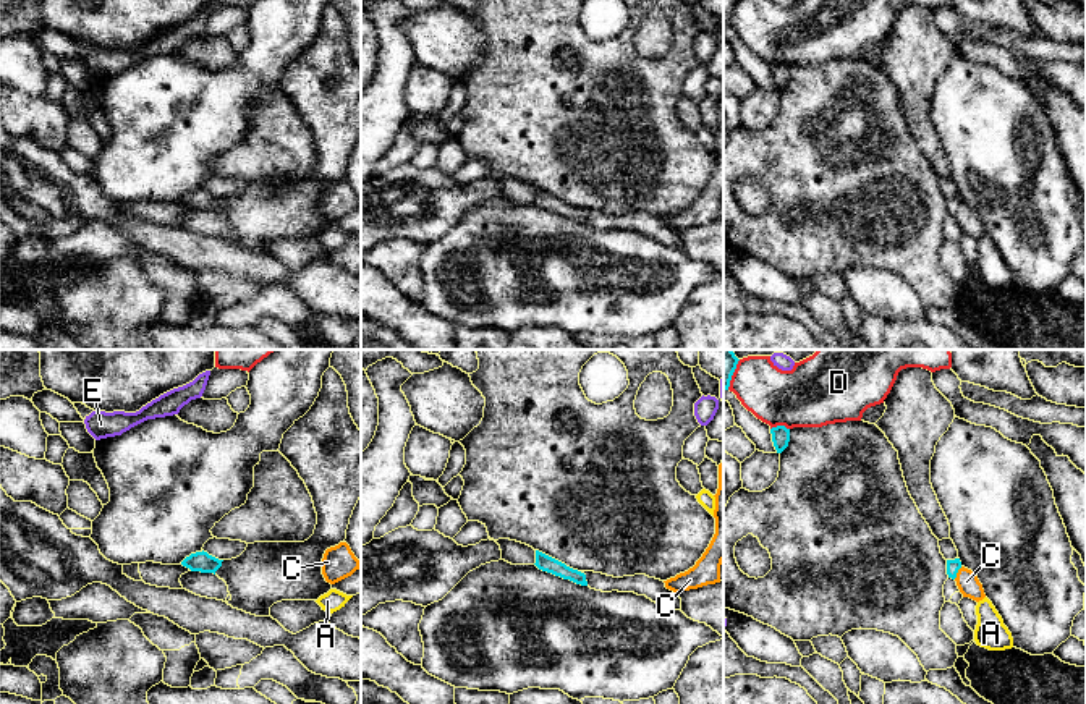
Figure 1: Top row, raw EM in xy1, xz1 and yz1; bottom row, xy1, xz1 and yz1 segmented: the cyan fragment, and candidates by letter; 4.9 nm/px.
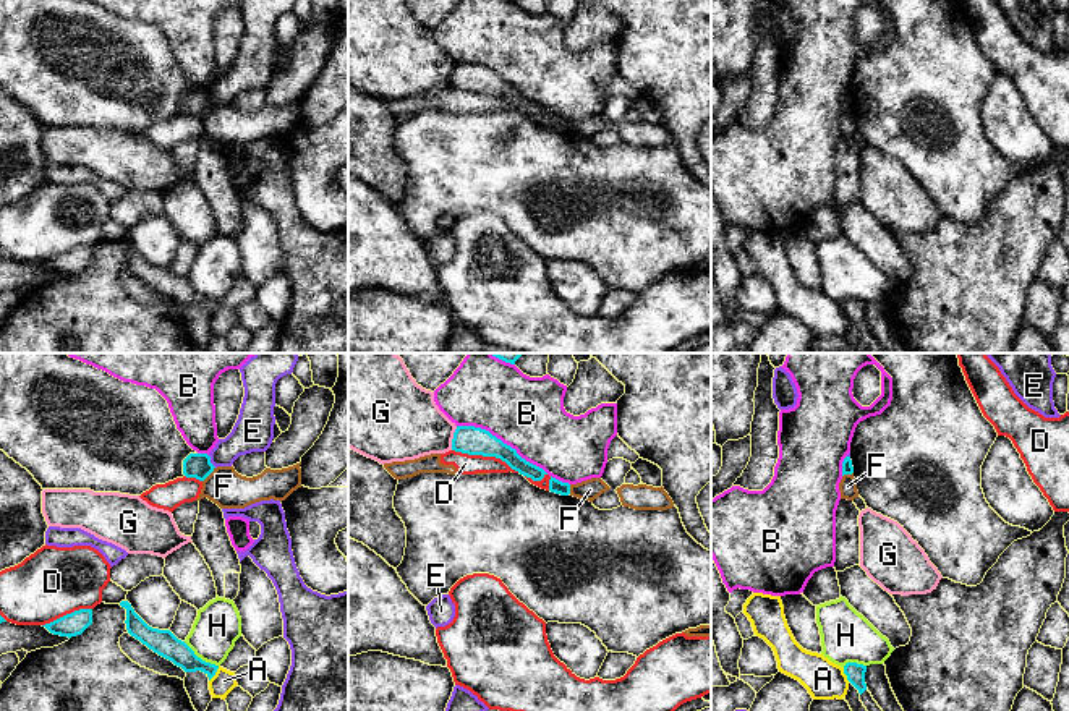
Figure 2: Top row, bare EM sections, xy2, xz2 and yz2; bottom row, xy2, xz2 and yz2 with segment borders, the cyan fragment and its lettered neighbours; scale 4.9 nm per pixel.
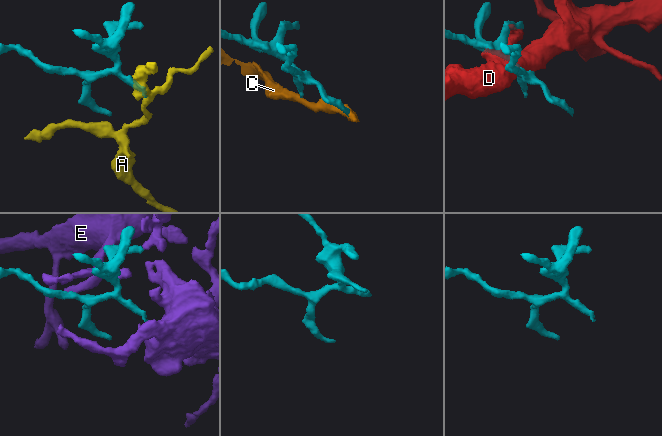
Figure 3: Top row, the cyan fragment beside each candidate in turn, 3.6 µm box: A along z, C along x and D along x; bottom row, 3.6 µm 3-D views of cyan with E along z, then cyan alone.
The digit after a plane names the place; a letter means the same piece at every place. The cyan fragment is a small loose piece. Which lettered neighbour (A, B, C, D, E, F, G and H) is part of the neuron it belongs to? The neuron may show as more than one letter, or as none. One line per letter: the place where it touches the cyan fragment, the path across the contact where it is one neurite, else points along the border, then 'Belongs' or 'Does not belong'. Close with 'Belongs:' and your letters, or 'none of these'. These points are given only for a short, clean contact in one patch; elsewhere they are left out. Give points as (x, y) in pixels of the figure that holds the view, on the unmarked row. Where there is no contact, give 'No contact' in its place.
A: Touches cyan at xy2 (214, 311). Boundary: xy2 (219, 303), (209, 318). Does not belong
B: Touches cyan at xz2 (501, 78). Does not belong
C: Touches cyan at yz1 (957, 209). Belongs
D: Touches cyan at xz2 (486, 93). Does not belong
E: Touches cyan at xy2 (209, 99). Does not belong
F: Touches cyan at xy2 (209, 110). Does not belong
G: Touches cyan at xz2 (454, 75). Does not belong
H: Touches cyan at xy2 (200, 295). Does not belong
Belongs: C

